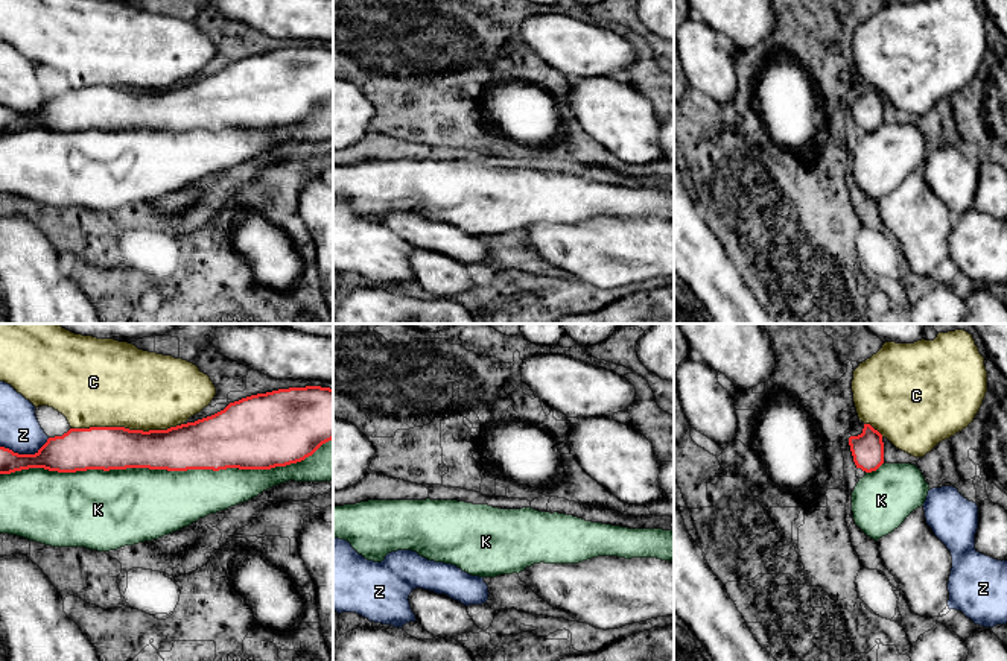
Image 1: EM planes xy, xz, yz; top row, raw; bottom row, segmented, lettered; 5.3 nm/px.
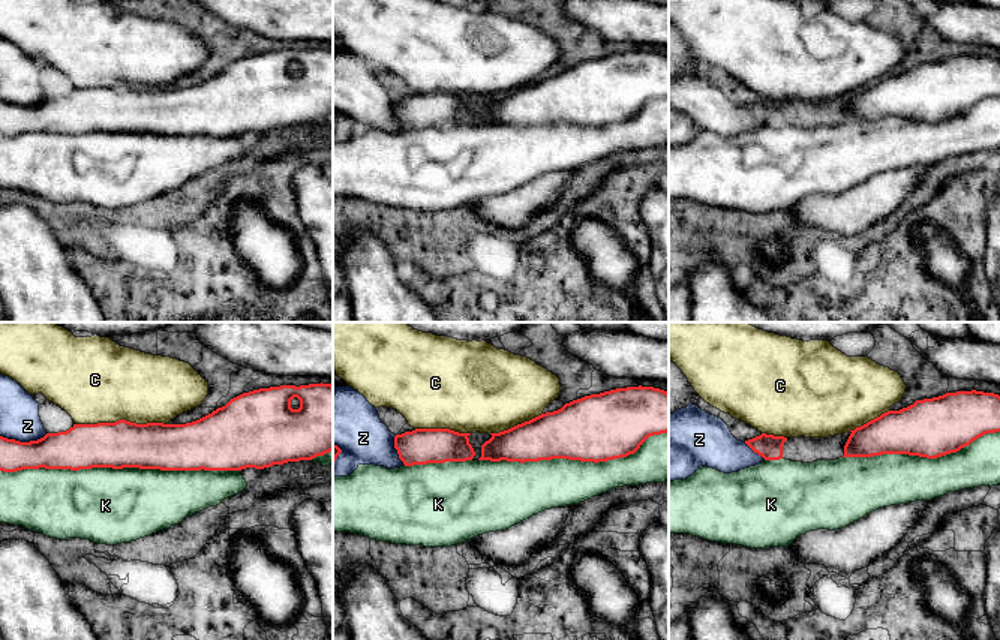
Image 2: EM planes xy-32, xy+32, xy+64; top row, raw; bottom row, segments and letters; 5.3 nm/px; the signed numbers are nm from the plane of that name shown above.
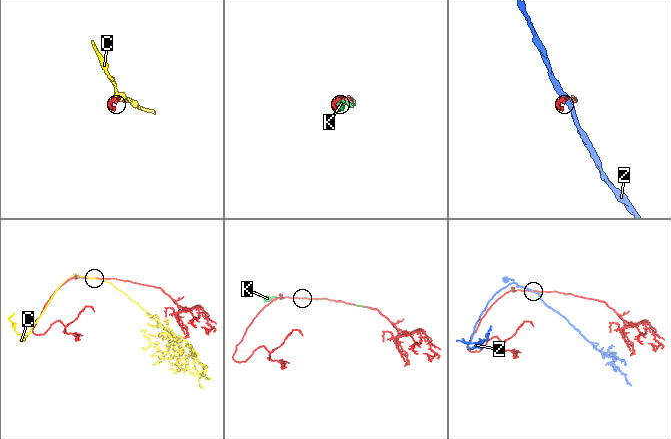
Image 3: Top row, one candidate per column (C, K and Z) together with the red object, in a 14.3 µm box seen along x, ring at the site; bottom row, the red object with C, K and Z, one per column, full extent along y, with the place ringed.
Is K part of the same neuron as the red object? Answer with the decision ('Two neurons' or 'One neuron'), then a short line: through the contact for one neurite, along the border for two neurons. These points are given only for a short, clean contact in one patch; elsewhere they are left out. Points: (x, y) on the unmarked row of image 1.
One neuron

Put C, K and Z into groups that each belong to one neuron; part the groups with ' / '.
C / K / Z

